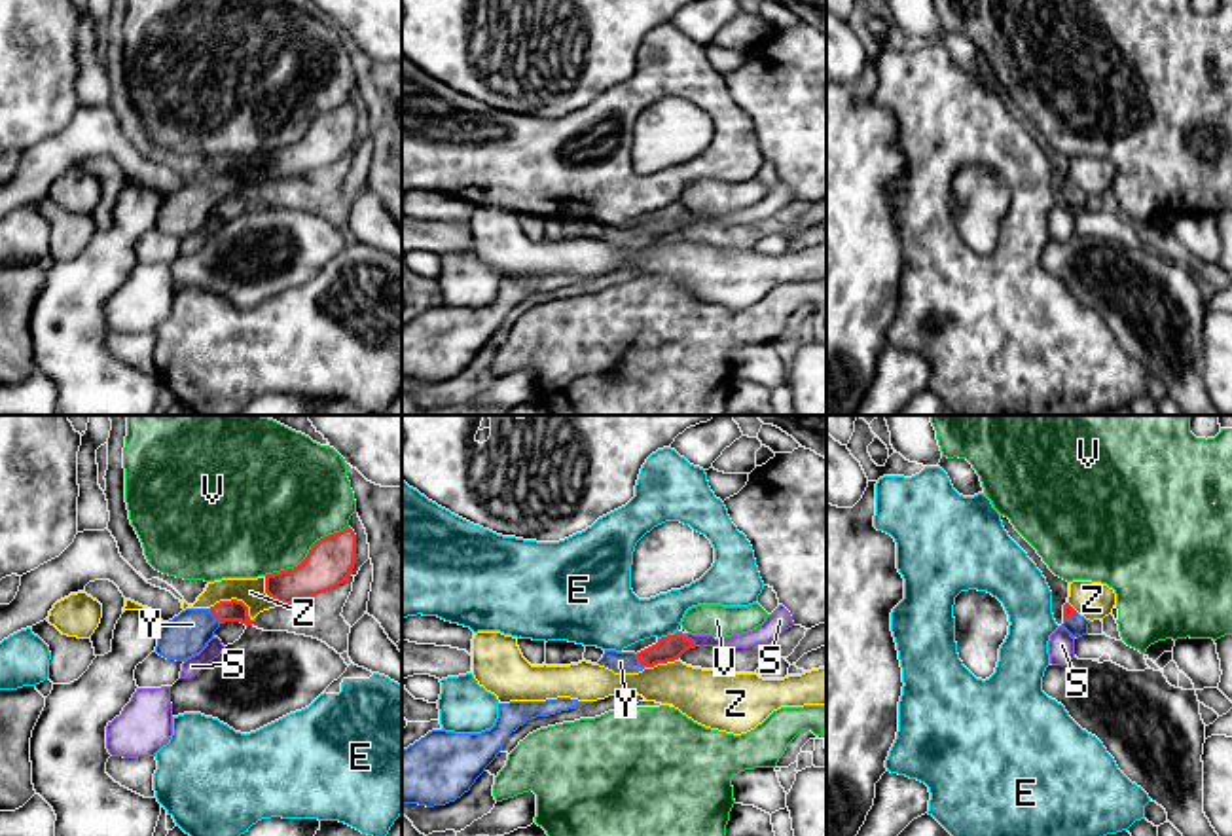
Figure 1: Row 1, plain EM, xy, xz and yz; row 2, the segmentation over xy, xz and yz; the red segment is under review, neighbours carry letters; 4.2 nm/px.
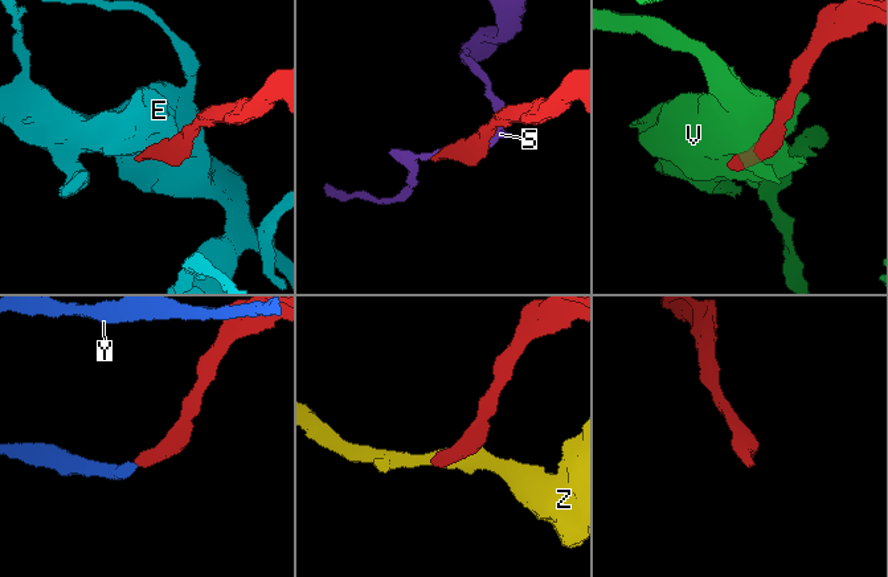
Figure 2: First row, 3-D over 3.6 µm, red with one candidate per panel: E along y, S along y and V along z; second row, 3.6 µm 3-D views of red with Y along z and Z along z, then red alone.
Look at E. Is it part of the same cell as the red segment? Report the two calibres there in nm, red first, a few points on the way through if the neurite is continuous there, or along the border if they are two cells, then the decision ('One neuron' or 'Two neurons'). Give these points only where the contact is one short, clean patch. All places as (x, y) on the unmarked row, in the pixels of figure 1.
Thickness 110 nm (red) against 280 nm. Boundary: xz (675, 207), (658, 215). Two neurons

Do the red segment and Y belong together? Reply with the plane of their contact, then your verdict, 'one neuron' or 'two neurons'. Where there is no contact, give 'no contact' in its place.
contact in xy; one neuron

